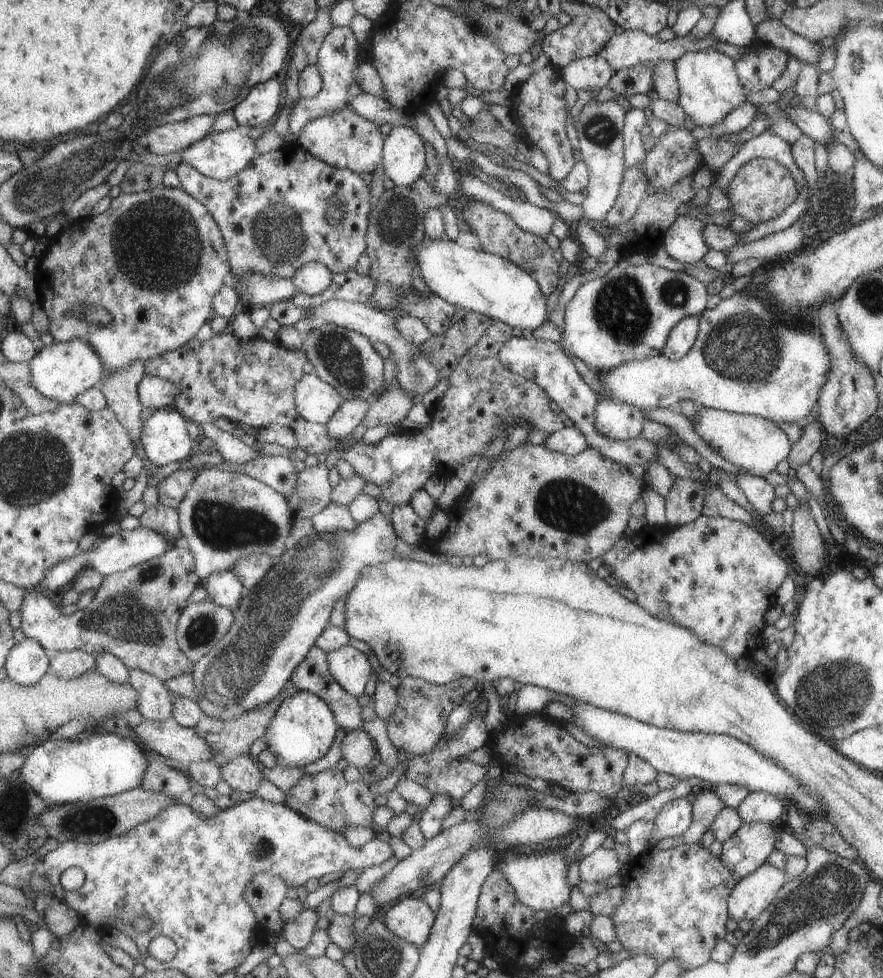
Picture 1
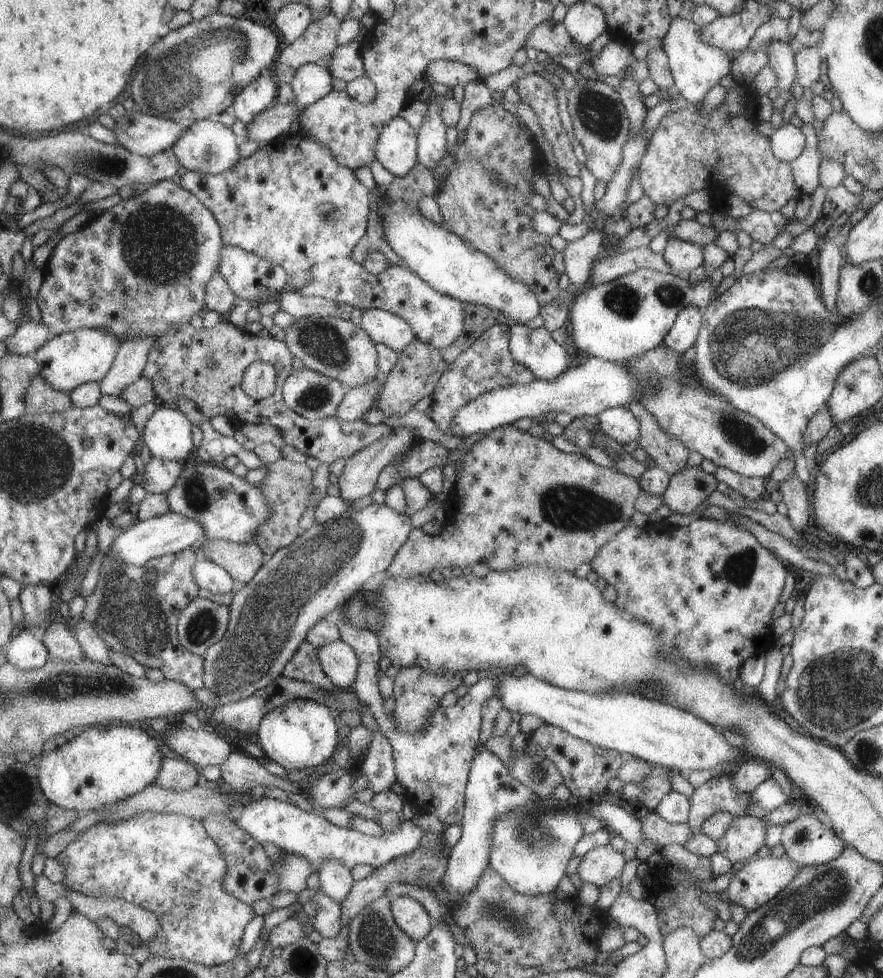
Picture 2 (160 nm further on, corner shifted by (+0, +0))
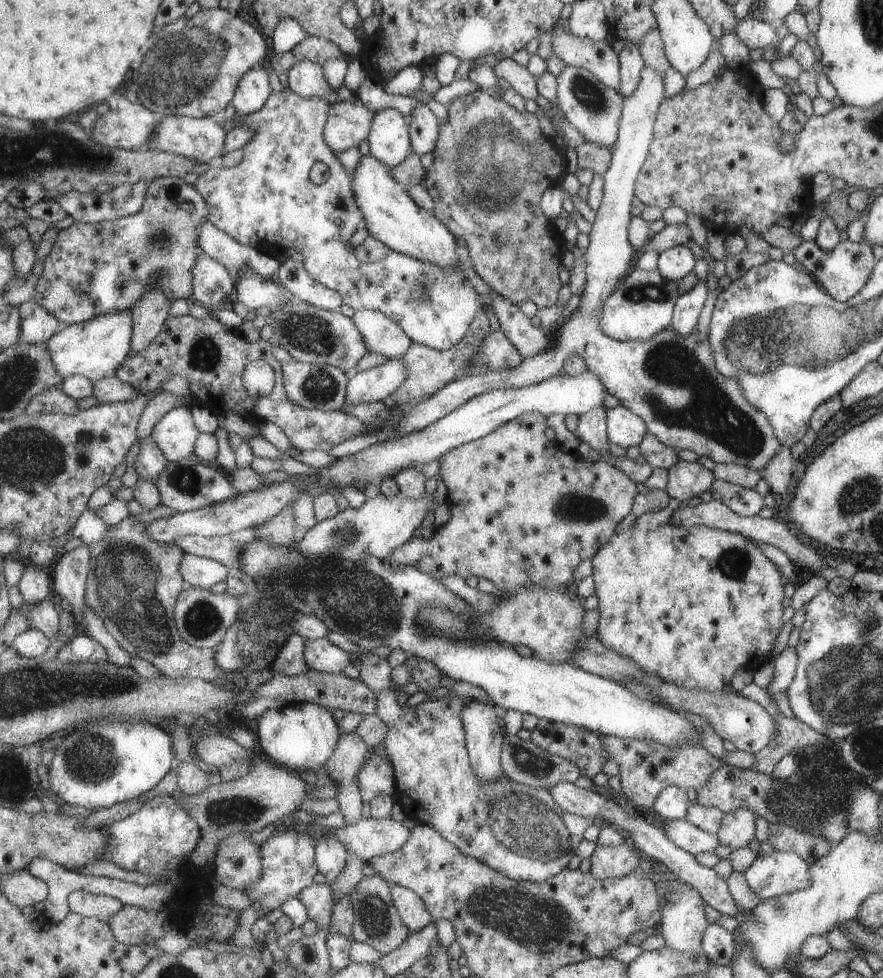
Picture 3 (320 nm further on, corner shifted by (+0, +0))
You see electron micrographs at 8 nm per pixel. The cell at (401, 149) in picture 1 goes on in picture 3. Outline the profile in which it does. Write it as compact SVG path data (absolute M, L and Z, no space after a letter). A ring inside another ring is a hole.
M393 108L375 113L368 136L369 154L392 169L414 152L410 131L412 116L403 116L399 110Z

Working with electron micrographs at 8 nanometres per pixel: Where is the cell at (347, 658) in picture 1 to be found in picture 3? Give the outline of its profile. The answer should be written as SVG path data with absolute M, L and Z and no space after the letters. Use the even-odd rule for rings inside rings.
M326 637L309 639L306 644L305 657L310 669L322 673L342 673L347 664L351 664L350 654L329 643Z

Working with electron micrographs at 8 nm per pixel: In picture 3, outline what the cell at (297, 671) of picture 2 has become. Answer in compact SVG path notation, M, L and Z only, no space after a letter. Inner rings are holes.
M293 633L272 664L273 674L292 677L311 670L305 657L307 641L299 633Z

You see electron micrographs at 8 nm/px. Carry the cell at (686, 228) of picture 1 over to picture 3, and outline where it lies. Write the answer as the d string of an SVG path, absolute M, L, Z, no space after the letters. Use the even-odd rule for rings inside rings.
M675 245L658 253L656 269L667 280L677 282L690 270L693 270L696 259L693 253L683 245Z

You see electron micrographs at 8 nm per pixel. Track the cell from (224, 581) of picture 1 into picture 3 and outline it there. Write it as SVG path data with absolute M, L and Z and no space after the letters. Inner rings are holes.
M186 553L181 574L189 587L211 588L229 576L229 567L215 559Z

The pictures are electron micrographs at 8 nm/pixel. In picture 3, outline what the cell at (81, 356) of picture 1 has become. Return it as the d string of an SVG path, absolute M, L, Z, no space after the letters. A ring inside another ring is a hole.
M131 309L103 313L92 319L67 325L47 342L53 353L57 371L64 380L71 375L83 375L94 383L112 377L130 355L134 338L134 314Z

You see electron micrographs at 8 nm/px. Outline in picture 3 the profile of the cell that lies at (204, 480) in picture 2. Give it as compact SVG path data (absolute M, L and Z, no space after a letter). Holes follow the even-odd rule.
M195 454L180 461L168 461L155 481L161 493L162 503L174 508L179 513L192 511L237 496L234 485L231 486L231 482L219 472L219 467L200 461Z

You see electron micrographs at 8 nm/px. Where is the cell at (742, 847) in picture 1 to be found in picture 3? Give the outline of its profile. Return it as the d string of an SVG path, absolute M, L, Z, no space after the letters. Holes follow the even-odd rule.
M735 809L722 816L716 835L730 849L745 847L755 834L755 815L749 809Z

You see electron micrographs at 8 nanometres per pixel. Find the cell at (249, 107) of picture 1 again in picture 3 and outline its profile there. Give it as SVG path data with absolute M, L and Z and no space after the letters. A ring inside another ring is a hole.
M255 66L243 75L232 103L239 114L247 116L262 109L273 92L269 84L268 70Z

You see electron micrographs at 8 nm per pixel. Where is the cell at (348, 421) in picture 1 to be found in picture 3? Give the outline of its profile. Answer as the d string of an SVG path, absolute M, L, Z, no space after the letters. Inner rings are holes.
M404 357L387 359L386 363L358 372L348 384L346 404L384 401L402 386L408 377Z

